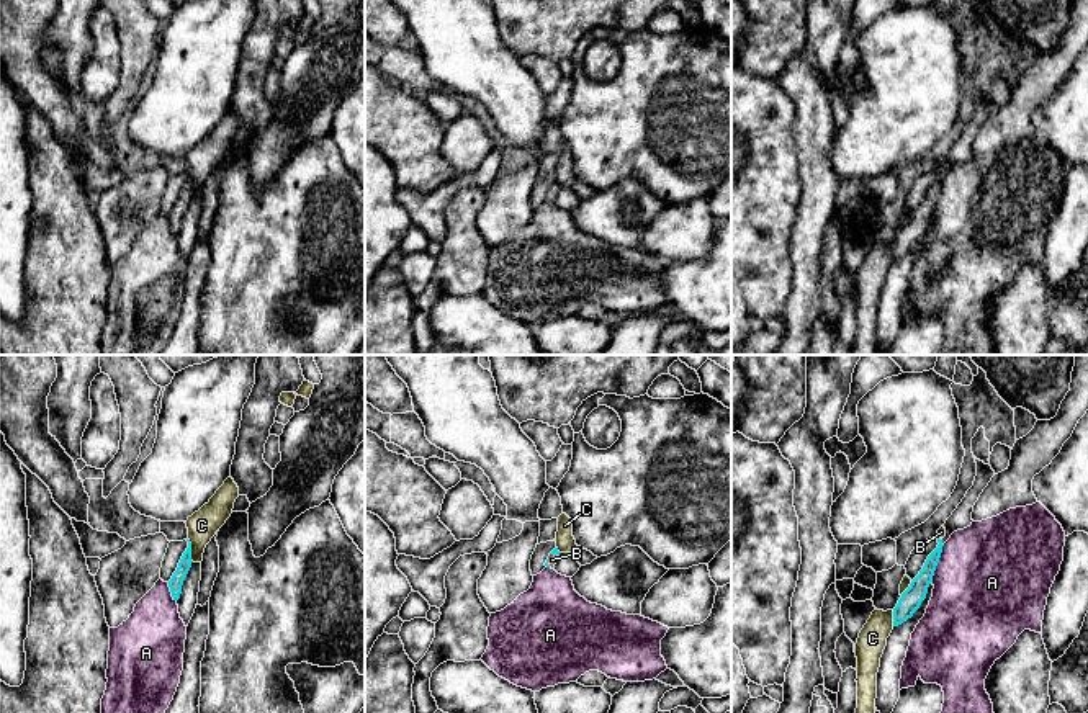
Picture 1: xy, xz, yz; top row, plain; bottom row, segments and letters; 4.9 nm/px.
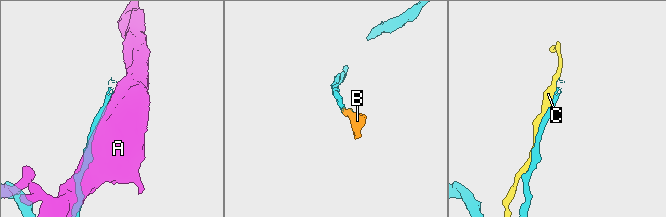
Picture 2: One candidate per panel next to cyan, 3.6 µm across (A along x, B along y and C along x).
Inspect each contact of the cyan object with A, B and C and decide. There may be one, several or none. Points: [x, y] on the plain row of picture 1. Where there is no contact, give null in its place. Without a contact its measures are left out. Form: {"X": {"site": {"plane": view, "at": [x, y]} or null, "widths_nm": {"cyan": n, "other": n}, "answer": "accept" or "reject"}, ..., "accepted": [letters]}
{"A": {"site": {"plane": "yz", "at": [938, 195]}, "widths_nm": {"cyan": 110, "other": 500}, "answer": "reject"}, "B": {"site": {"plane": "xz", "at": [555, 187]}, "widths_nm": {"cyan": 30, "other": 50}, "answer": "accept"}, "C": {"site": {"plane": "xy", "at": [190, 183]}, "widths_nm": {"cyan": 70, "other": 150}, "answer": "reject"}, "accepted": ["B"]}

